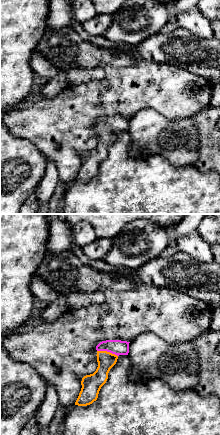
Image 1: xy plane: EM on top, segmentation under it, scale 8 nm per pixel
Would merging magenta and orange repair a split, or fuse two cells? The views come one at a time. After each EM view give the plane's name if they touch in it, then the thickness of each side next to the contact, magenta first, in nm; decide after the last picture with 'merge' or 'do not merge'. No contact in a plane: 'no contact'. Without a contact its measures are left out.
meets magenta in xy; 120 nm thick on the magenta side, 140 nm on the other

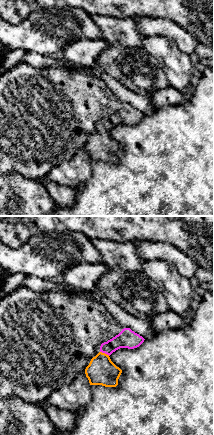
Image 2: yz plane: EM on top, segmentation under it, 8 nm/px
meets magenta in yz; 150 nm thick on the magenta side, 220 nm on the other

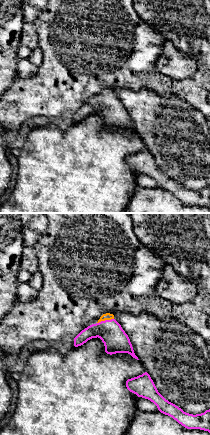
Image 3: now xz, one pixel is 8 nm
meets magenta in xz; 200 nm thick on the magenta side, 60 nm on the other

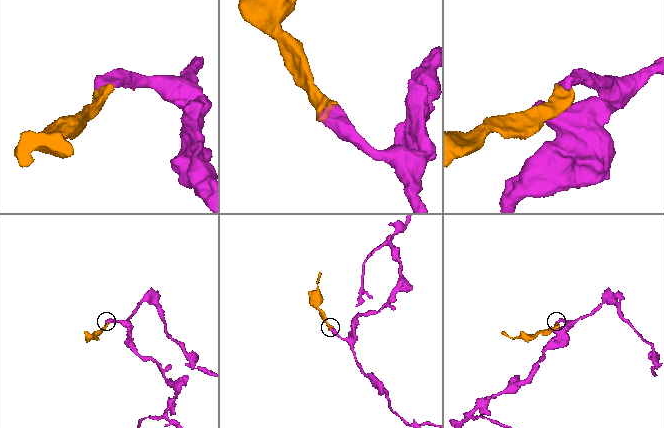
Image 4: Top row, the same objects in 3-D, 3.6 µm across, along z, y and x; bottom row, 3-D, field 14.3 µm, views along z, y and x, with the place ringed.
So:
merge

